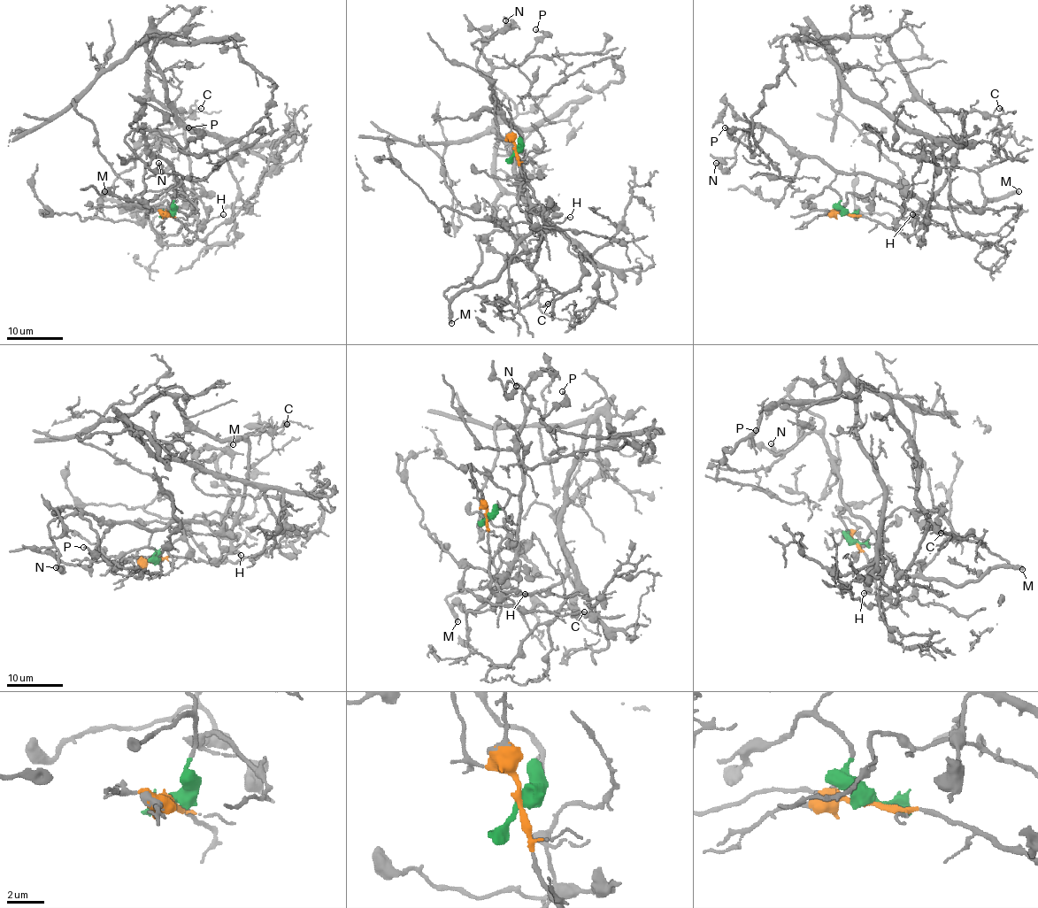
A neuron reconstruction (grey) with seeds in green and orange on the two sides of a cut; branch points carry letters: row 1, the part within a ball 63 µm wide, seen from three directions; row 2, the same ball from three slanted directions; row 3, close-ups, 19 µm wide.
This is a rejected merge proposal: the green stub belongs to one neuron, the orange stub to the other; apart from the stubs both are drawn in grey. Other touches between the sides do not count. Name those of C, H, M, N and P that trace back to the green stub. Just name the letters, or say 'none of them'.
M, N, P

